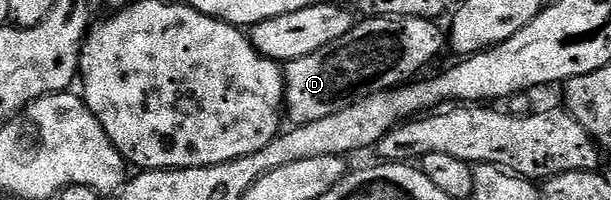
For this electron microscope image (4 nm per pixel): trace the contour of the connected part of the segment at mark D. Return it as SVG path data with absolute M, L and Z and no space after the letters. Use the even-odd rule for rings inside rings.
M364 18L353 23L352 29L342 34L338 42L330 42L322 50L306 54L306 58L287 61L283 65L283 111L287 119L289 116L293 125L318 122L318 118L338 114L338 110L346 110L346 106L370 94L398 88L419 77L423 73L420 71L446 48L446 32L440 26L426 18Z

